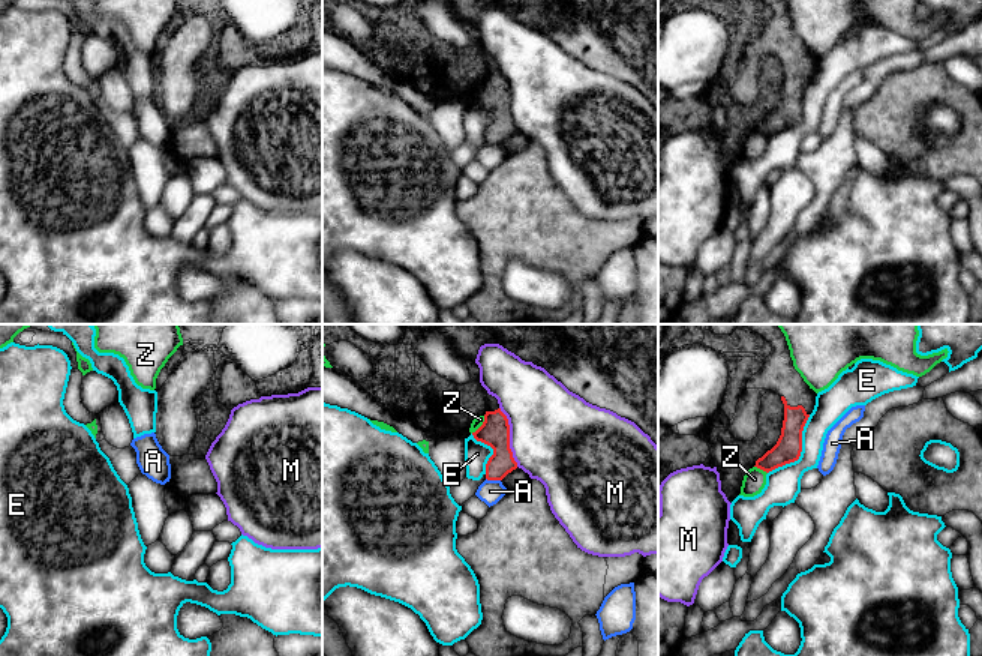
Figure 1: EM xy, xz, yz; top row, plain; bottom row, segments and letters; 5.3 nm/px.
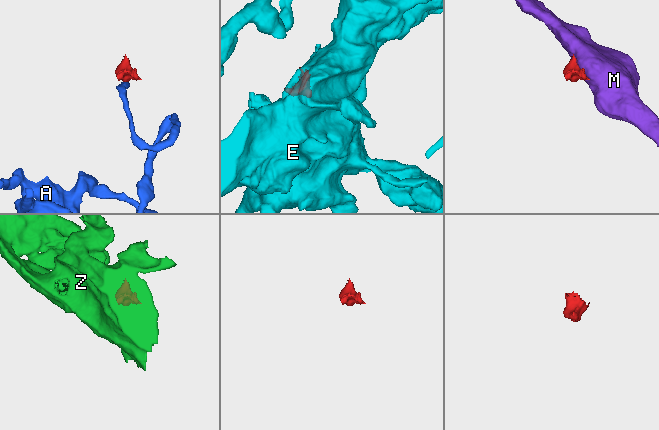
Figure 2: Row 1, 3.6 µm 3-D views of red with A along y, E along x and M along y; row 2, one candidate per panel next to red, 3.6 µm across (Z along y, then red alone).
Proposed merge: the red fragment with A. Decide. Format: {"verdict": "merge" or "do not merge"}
{"verdict": "do not merge"}

